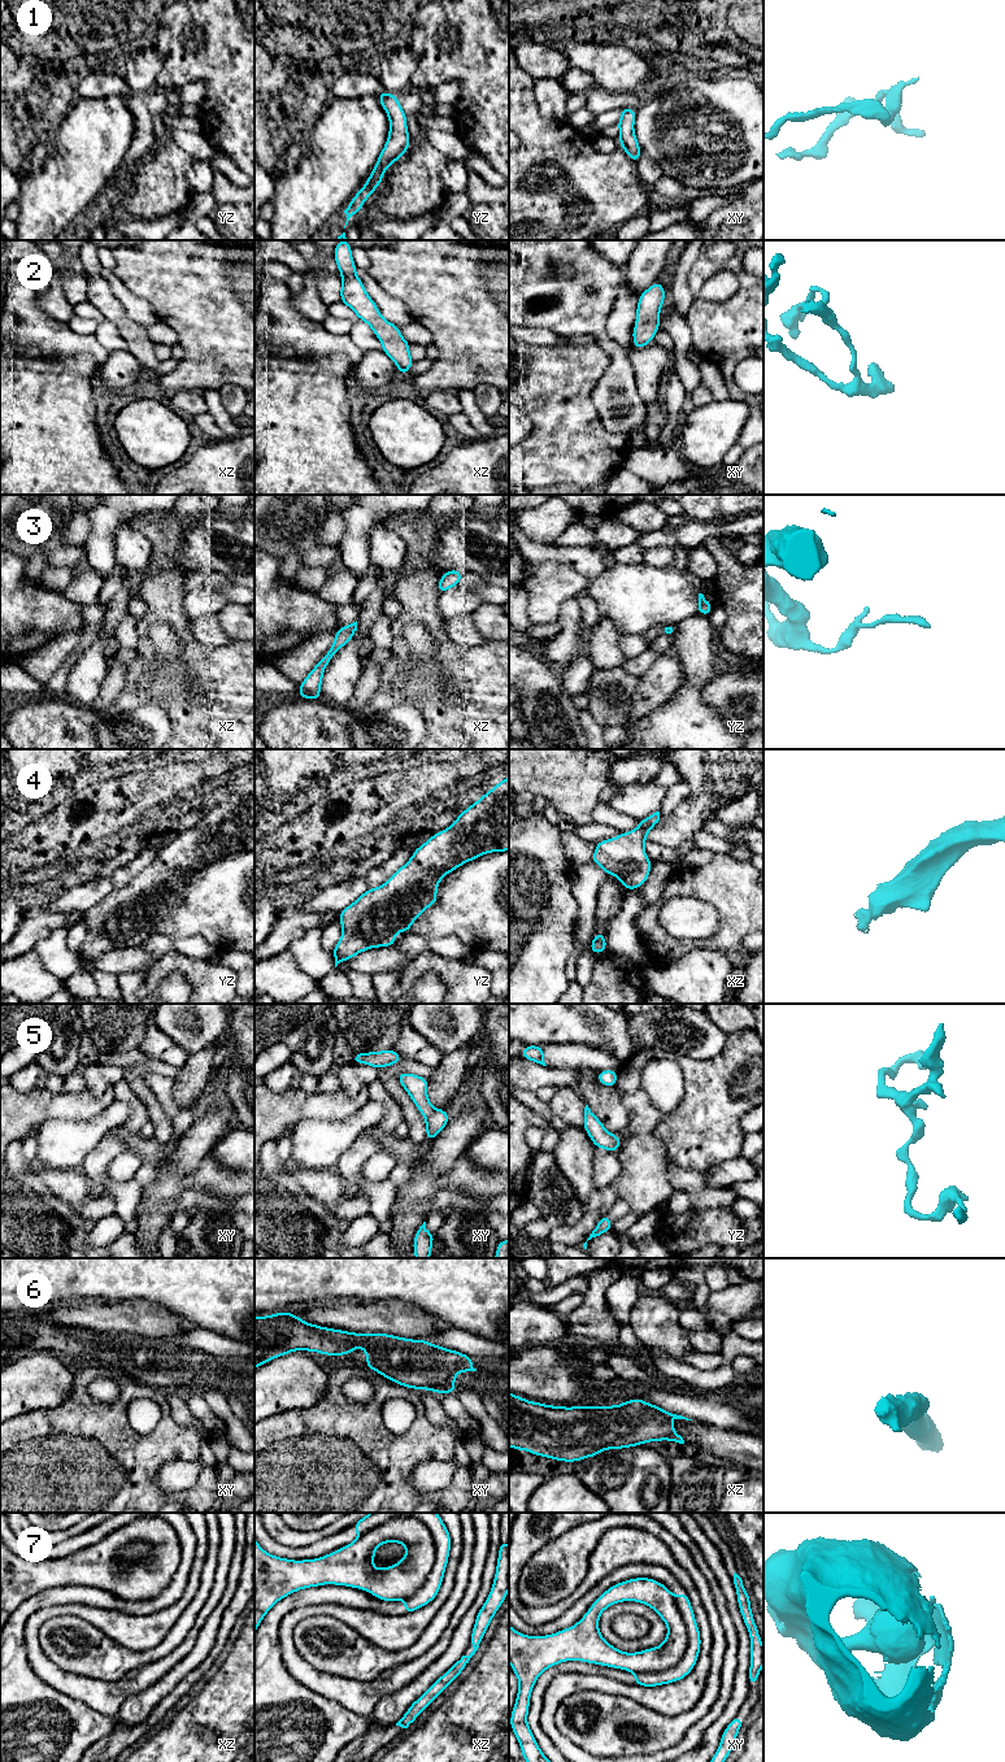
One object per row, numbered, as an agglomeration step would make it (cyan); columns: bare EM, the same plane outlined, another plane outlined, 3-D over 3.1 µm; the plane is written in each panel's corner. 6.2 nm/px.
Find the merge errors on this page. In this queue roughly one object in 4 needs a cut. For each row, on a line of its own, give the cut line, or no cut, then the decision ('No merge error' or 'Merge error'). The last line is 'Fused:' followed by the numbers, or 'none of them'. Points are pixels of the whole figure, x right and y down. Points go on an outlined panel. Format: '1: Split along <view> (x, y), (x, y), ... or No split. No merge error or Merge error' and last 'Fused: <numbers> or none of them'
1: No split. No merge error
2: No split. No merge error
3: No split. No merge error
4: No split. No merge error
5: No split. No merge error
6: No split. No merge error
7: Split along xz (399, 1515), (417, 1518), (435, 1549), (426, 1580), (405, 1599). Merge error
Fused: 7

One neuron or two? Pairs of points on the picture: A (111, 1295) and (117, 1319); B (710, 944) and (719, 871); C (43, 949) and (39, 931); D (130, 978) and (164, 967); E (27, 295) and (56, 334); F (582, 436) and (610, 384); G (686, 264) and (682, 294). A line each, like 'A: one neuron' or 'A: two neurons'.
A: two neurons
B: one neuron
C: two neurons
D: two neurons
E: one neuron
F: two neurons
G: one neuron

